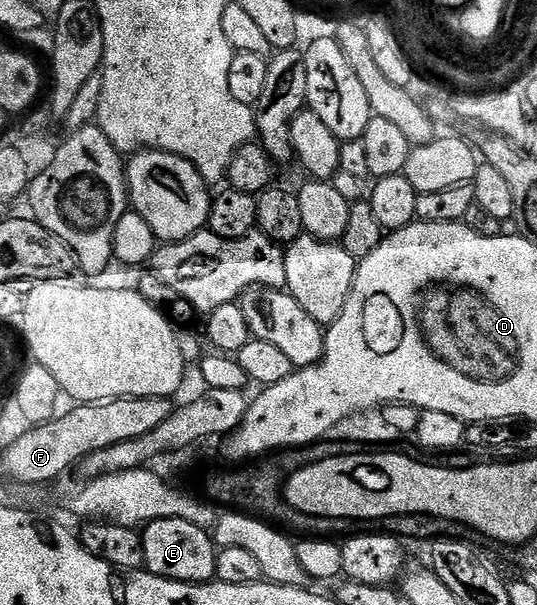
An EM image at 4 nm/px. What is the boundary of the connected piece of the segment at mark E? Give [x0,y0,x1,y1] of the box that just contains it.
[141,518,219,584]

